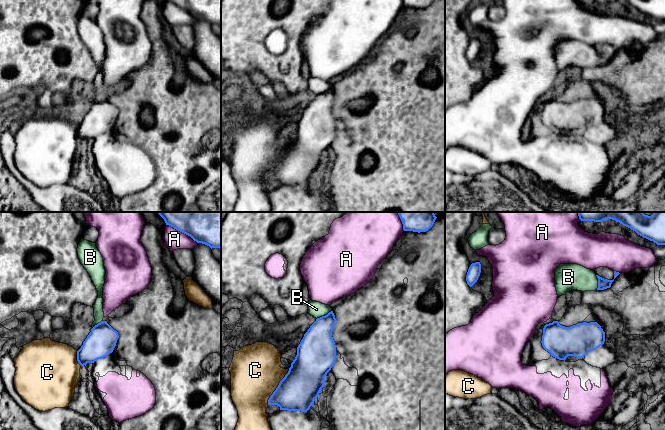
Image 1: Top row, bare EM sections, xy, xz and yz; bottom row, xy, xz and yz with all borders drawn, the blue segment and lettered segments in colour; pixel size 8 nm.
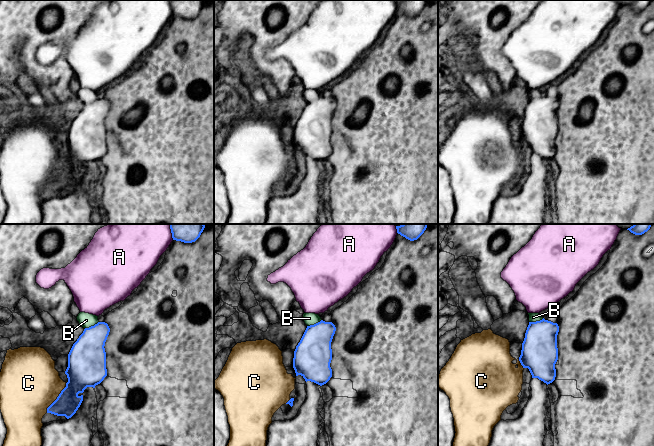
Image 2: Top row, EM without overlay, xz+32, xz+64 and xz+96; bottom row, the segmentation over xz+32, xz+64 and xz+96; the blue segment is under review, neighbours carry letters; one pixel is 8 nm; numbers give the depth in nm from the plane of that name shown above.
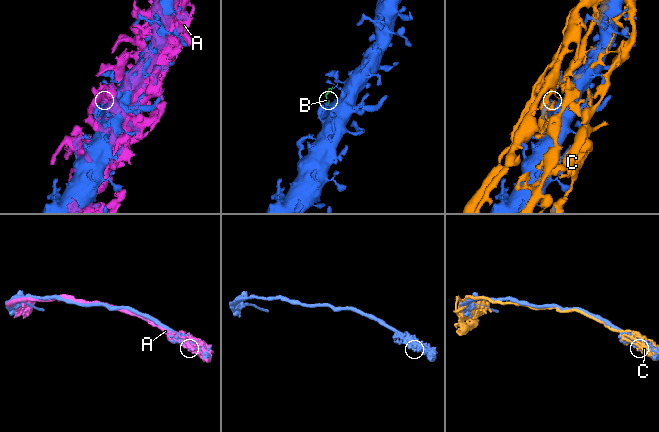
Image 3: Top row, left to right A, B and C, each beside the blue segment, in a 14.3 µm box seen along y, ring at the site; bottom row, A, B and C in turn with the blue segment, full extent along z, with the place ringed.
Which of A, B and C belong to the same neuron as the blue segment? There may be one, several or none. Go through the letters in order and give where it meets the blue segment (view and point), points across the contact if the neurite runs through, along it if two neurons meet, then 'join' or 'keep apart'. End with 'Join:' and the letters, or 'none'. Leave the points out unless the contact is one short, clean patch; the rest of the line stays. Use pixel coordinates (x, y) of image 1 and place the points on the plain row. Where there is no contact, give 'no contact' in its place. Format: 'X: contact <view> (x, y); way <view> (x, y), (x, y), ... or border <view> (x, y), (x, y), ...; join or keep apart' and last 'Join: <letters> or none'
A: contact xy (182, 8); keep apart
B: contact xz (323, 92); join
C: contact xz (277, 163); keep apart
Join: B

